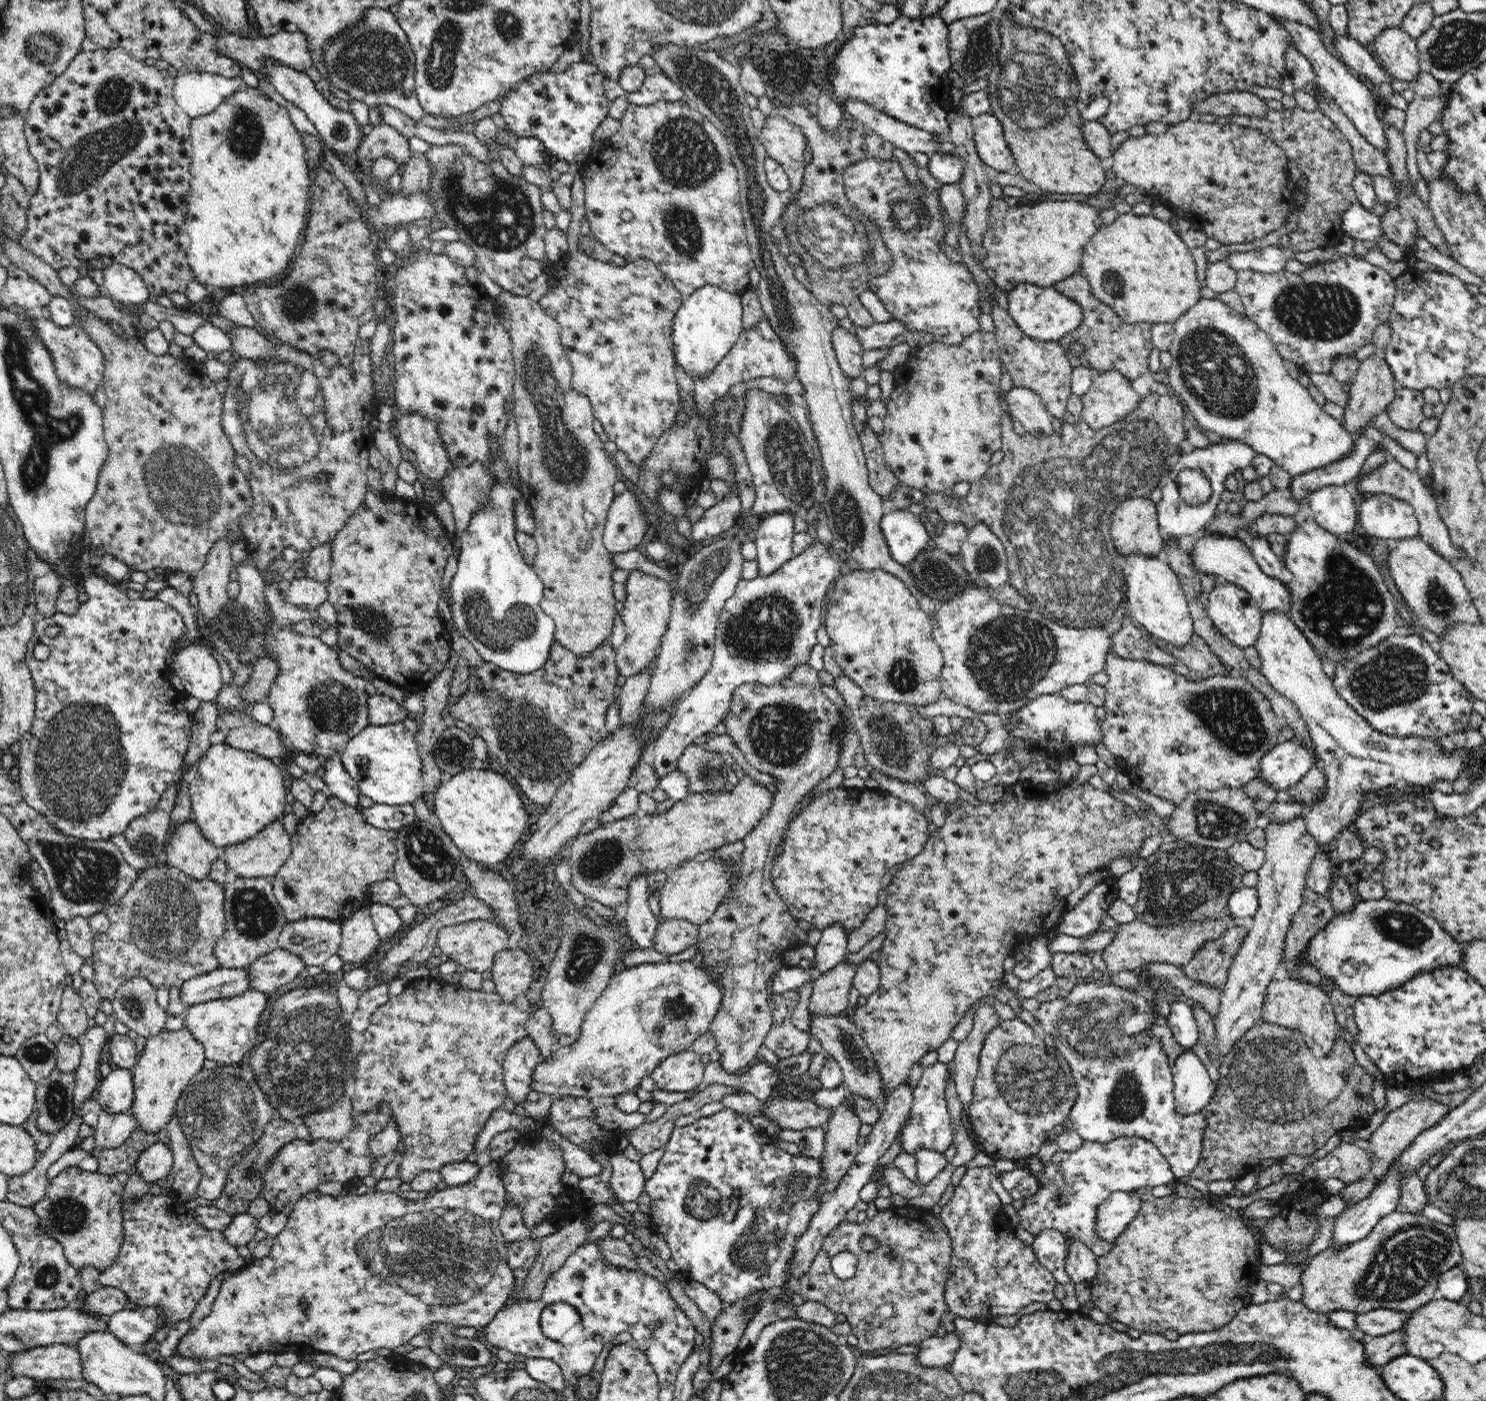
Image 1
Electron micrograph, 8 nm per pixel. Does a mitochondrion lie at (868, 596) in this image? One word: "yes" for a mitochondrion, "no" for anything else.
no

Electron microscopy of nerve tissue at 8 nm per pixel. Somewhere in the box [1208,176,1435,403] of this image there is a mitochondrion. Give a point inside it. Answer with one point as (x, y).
(1312, 311)

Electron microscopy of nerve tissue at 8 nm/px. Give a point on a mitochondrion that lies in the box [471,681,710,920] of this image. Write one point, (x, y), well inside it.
(538, 751)

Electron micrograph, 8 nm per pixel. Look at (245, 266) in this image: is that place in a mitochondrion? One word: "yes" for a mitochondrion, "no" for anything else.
no

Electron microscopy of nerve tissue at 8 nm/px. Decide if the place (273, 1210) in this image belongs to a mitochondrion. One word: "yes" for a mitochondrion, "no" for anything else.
no

